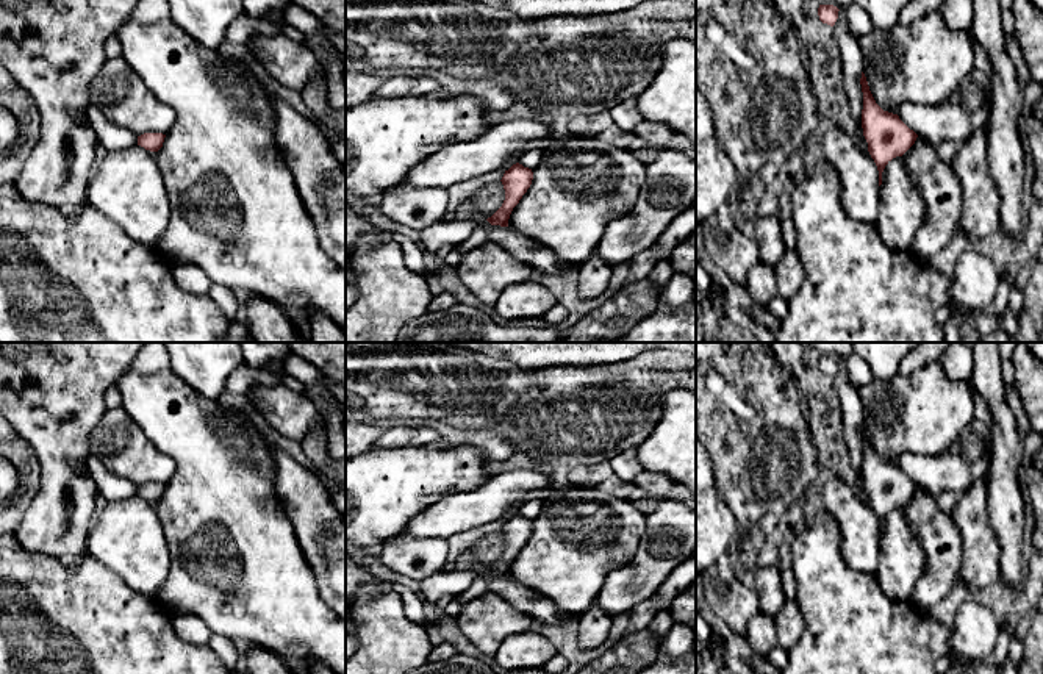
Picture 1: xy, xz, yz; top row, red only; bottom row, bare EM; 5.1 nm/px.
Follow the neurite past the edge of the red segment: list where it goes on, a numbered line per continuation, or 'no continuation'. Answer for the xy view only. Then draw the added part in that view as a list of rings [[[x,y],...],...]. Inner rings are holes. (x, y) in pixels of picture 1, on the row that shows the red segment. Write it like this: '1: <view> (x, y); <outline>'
no continuation

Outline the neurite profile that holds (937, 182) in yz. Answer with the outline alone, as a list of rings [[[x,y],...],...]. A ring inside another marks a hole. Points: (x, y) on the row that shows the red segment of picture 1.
[[[921,136],[902,158],[927,206],[927,214],[915,235],[912,252],[921,261],[929,263],[949,244],[959,228],[959,177],[951,164],[938,158],[935,145]]]

